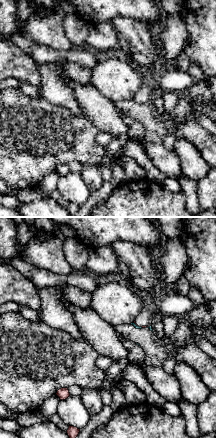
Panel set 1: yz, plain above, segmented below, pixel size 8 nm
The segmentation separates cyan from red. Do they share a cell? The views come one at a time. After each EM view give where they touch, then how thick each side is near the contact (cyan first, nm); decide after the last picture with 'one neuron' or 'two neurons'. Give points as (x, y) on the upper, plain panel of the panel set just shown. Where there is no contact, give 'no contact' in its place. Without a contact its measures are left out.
contact (135, 100); calibres 30 and 20 nm

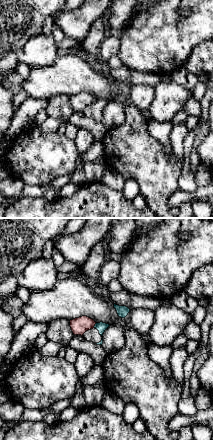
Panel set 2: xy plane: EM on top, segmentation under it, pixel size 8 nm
contact (95, 101); calibres 80 and 140 nm

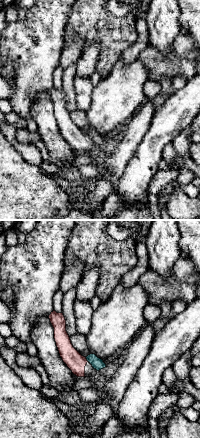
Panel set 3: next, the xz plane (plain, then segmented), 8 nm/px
contact (86, 134); calibres 90 and 150 nm

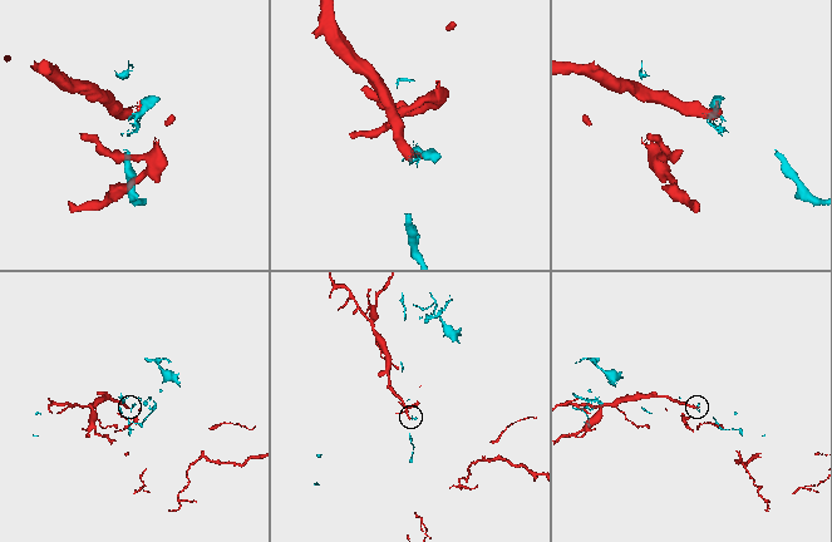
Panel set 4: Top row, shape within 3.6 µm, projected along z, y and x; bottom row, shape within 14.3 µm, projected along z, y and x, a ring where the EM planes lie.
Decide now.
two neurons

